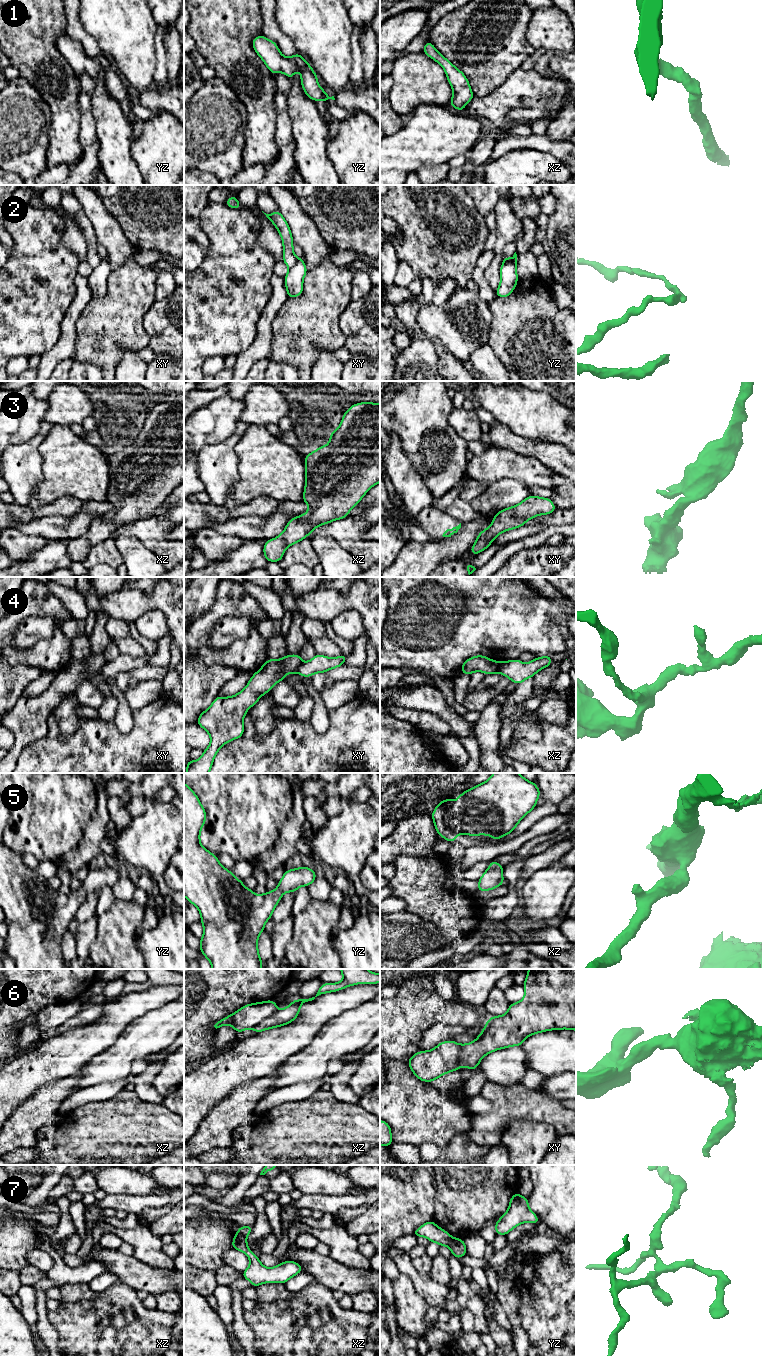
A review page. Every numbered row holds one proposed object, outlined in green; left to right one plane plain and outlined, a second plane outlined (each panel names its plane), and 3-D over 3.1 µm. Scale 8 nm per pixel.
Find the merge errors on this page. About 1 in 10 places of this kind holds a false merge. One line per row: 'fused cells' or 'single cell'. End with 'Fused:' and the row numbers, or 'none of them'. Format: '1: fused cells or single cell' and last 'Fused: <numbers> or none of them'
1: single cell
2: fused cells
3: single cell
4: fused cells
5: single cell
6: fused cells
7: fused cells
Fused: 2, 4, 6, 7

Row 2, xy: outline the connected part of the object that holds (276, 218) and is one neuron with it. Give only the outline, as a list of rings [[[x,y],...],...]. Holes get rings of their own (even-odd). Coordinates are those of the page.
[[[279,210],[266,214],[266,217],[274,224],[274,226],[278,229],[278,232],[281,236],[283,242],[283,262],[289,267],[293,267],[298,258],[294,255],[293,252],[293,238],[289,228],[287,221],[282,216]],[[262,211],[263,212],[263,211]],[[263,212],[264,213],[264,212]]]

